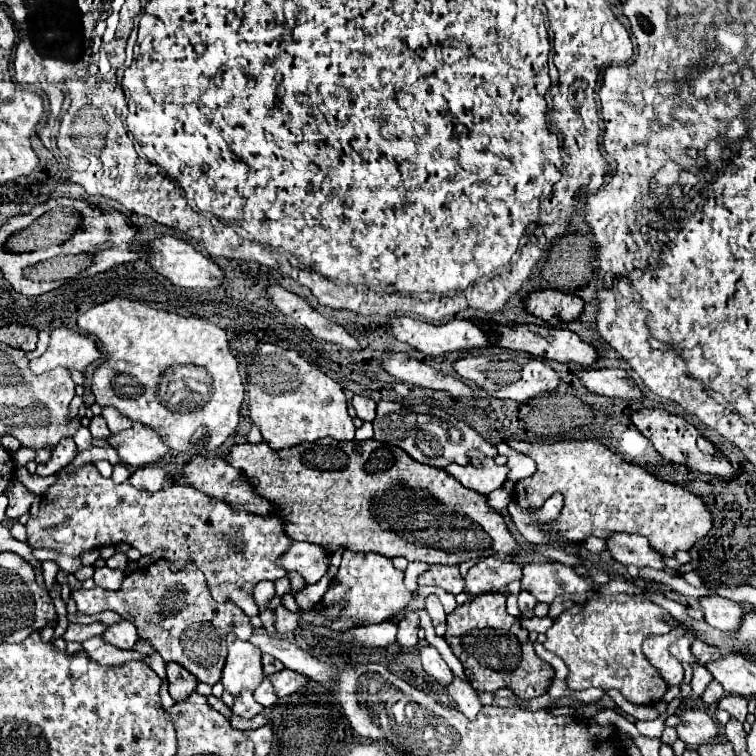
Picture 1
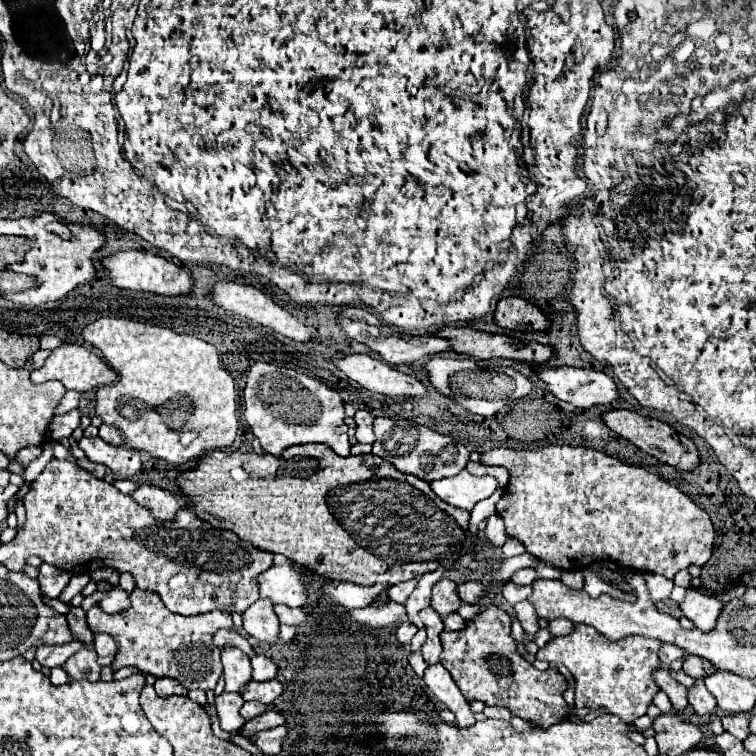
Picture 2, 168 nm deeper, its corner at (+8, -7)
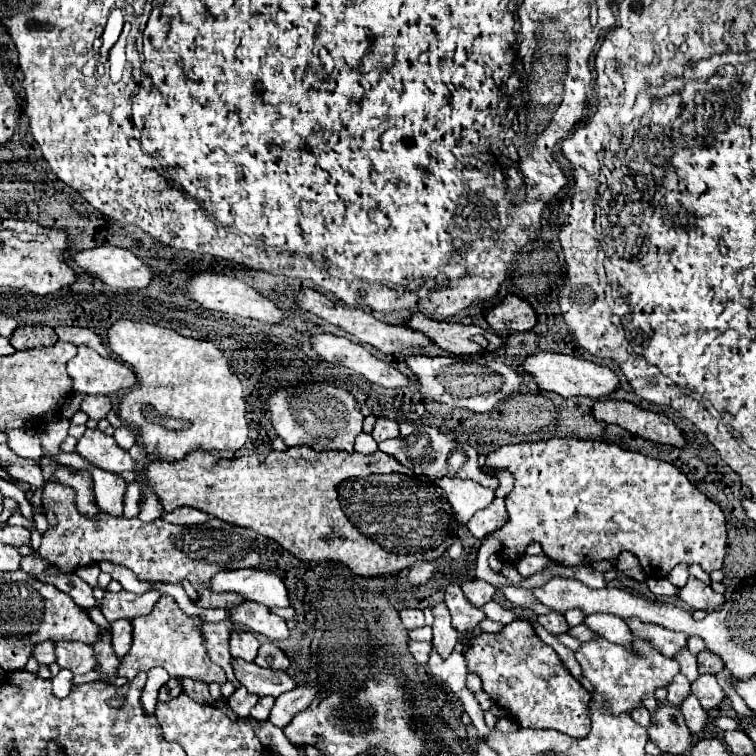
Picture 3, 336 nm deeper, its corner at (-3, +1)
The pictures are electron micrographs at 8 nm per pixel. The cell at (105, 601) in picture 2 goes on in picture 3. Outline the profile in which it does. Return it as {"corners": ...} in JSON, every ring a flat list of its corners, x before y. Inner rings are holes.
{"corners":[[121,590,117,594,105,592,101,612,109,622,119,620,119,618,145,616,153,610,153,606,161,600,161,596,163,596,163,592,159,592,159,590,151,590,147,594,133,594,127,590]]}

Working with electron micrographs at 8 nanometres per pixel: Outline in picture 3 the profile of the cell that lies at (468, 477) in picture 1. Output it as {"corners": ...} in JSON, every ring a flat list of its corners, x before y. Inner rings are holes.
{"corners":[[439,478,433,482,443,488,445,498,449,500,449,504,453,508,453,516,459,524,467,524,475,512,487,508,495,498,495,490,483,488,481,484,477,484,473,480]]}

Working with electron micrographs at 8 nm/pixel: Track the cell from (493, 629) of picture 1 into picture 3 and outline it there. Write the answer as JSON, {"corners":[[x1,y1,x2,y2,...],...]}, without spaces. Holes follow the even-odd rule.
{"corners":[[517,620,507,624,499,634,483,632,471,638,465,656,469,672,481,676,483,690,521,728,557,730,573,738,585,738,589,734,591,720,587,708,591,694,565,670,555,650,539,640,529,622]]}

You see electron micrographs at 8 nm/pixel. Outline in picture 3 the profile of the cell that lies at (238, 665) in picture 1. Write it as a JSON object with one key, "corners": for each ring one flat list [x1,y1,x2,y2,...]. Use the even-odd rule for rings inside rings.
{"corners":[[231,628,229,652,233,658,243,658,245,662,253,662,257,656,257,648,259,648,259,642,251,632]]}

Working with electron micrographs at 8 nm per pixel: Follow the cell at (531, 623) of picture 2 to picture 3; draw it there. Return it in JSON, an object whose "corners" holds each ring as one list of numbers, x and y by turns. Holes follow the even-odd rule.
{"corners":[[551,612,551,614,545,614,545,616,539,616,537,622,539,622,547,632,551,632,553,636,567,634,567,630,569,630,569,624,565,622,565,616,563,616,563,614,557,614,557,612]]}

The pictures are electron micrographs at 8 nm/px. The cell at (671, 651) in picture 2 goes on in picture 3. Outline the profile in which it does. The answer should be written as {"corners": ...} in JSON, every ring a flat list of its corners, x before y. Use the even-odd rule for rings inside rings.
{"corners":[[629,618,625,620,629,630,641,638,641,640,647,640,657,652,661,652,663,656,675,656,685,644,687,644,687,636,681,634,681,632,673,632,673,630,667,630,659,624,645,624,637,618]]}

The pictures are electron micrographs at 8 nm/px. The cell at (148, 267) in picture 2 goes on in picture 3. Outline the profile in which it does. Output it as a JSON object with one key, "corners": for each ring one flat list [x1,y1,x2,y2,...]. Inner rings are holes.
{"corners":[[109,244,81,250,73,256,73,260,83,274,101,280,107,286,123,290,145,288,155,276,155,272,149,266,141,264,141,260,129,250]]}

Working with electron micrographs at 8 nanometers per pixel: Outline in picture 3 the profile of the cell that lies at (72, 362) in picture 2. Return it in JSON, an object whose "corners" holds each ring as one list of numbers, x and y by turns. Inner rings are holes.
{"corners":[[81,346,79,354,67,364,73,388,81,394,113,394,135,386,135,374,113,358,101,358,95,350]]}

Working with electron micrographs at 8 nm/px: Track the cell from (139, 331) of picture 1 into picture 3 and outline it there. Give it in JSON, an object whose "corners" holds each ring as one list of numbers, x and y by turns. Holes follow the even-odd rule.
{"corners":[[117,320,109,328,109,348,133,368,137,386,131,388,119,408,119,418,139,432,147,454,157,458,183,458,193,450,239,450,249,439,249,425,245,418,245,398,239,378,229,370,223,352,205,340,193,340,175,330,161,328,147,322]]}

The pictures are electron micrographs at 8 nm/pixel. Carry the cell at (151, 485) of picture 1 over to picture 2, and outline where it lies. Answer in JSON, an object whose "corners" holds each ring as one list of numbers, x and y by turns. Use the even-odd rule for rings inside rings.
{"corners":[[140,484,132,492,132,498,140,502,142,506,148,506,156,520,172,520,174,512,178,512,186,504,184,498,178,498,170,494,168,490,152,486,152,484]]}

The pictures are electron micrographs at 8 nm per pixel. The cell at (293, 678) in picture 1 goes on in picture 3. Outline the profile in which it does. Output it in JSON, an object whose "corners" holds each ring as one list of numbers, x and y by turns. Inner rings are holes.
{"corners":[[233,658,231,660,235,678,241,686,247,688,247,692,257,696,273,696,277,698,283,692,293,690,297,684,291,680,285,672,275,672,271,668,259,668,257,664]]}

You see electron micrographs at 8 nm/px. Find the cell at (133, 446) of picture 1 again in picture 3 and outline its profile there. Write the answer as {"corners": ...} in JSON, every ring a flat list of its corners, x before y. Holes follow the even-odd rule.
{"corners":[[97,428,85,430,85,434,77,440,75,452,87,462,91,462,93,466,107,470,107,472,123,474,135,468,135,462,131,460,129,452,119,448,113,436,107,436]]}

